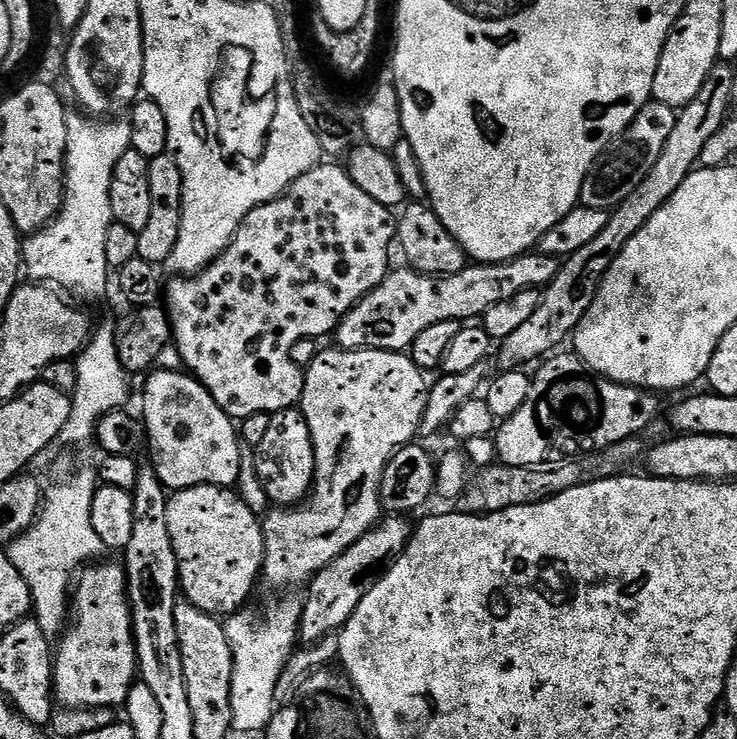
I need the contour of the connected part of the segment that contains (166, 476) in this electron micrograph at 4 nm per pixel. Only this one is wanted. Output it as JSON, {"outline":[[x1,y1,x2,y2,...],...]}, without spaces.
{"outline":[[156,370,148,378,144,384,142,415,146,452,164,487,179,490,213,484,216,488,231,489,240,476,242,449,232,417,220,409,200,381,187,371]]}

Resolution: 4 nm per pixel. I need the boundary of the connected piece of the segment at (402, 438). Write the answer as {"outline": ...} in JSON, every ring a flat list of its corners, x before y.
{"outline":[[331,346,325,352,320,352,312,360,312,365,306,368,304,372,304,389,300,395,299,409,303,412,306,422,310,426,312,435,312,445,316,455,316,483,314,485,314,494,309,495,308,499,303,501,299,506,288,506,283,509,284,524,267,524,263,525,264,529,264,566,262,569,263,583,268,583,272,588,290,588,286,590,296,590,294,588,307,585,313,576,320,573,334,558,338,558,362,534,366,534,371,528,375,528,382,516,380,506,380,483,382,474,390,462,390,458,398,448,405,448,407,444,413,443,417,439,424,413,424,402,430,387,429,381,424,381,425,373,413,362,411,355,403,352,387,352,386,350,350,350,339,346]]}

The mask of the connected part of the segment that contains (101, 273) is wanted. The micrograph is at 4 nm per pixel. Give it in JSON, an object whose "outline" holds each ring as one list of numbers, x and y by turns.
{"outline":[[72,114,68,118,68,145,64,151,64,205,51,224,41,232,31,233,23,241,22,268,27,275,28,272,32,275,29,277,33,281,51,282,60,290,69,288,84,300,100,300,107,294,108,284,110,288,110,269,106,262,106,230,110,230,114,222,110,210,110,178,114,174,114,166,118,166,118,158,131,149,132,139,127,119,112,118,105,122,87,114,79,115]]}

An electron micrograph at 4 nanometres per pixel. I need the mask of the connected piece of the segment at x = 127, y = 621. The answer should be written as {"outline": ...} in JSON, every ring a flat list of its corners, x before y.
{"outline":[[93,563,79,573,70,600,70,623,59,637,54,652,54,696,68,710,119,709,127,702,129,688,138,680,136,643,132,637,132,607,128,604,126,574,119,563,104,563]]}

